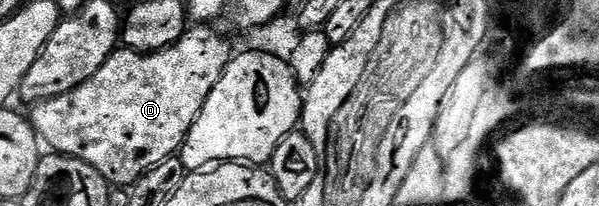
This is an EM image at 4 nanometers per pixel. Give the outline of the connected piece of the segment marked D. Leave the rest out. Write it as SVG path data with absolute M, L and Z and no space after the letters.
M194 24L187 29L180 40L176 40L176 44L172 44L163 50L157 50L151 54L141 54L139 50L128 50L125 48L115 49L104 65L100 68L100 72L96 72L96 76L92 76L84 84L80 84L76 88L72 88L72 92L64 92L64 96L56 96L47 102L39 102L33 107L34 110L28 114L28 121L34 127L34 133L38 135L43 143L50 145L49 149L55 154L66 154L70 158L78 158L84 164L88 164L92 168L96 168L96 172L100 172L100 176L111 187L129 188L144 172L148 172L156 164L160 164L164 160L175 157L181 151L183 144L186 142L188 132L192 128L192 124L200 116L200 112L204 108L204 104L208 100L208 96L212 92L212 88L216 88L216 84L220 80L220 76L224 76L224 72L228 68L232 57L232 49L222 38L223 35L217 29L211 28L205 24Z

